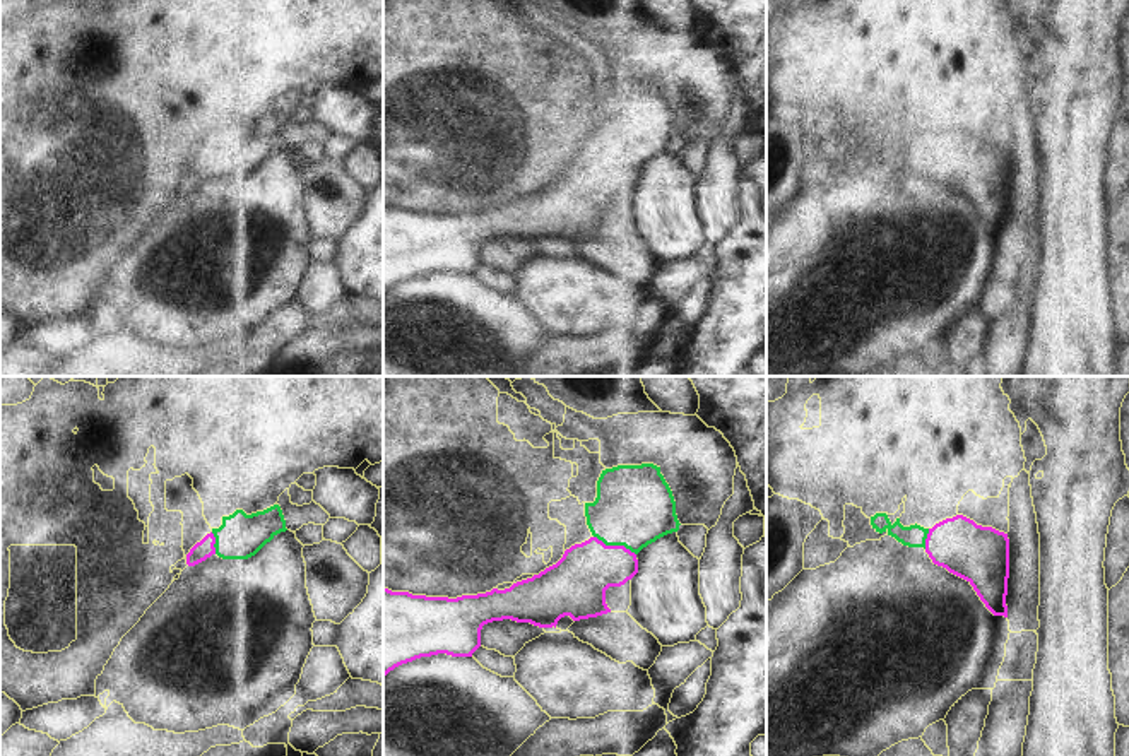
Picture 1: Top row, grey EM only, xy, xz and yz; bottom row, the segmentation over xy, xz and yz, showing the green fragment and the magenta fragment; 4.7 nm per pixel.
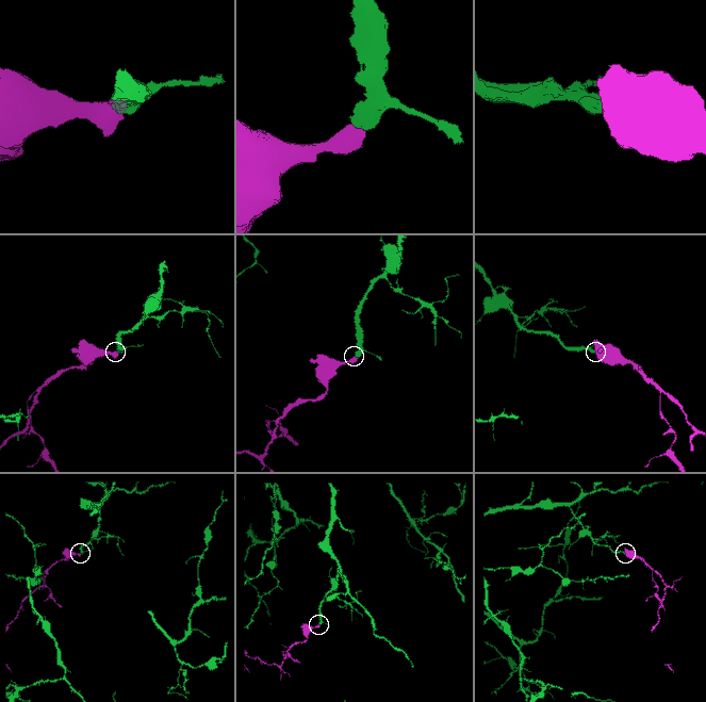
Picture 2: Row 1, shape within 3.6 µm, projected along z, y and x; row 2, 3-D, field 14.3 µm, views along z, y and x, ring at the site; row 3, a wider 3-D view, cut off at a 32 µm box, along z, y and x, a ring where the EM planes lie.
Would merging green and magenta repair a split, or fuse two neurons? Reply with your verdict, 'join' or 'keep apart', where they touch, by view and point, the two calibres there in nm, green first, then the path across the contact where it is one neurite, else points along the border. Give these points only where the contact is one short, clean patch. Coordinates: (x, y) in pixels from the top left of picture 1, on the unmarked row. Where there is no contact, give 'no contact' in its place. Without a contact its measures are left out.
join; meets green in xz at (614, 161); 360 nm thick on the green side, 280 nm on the other; runs through xz (635, 124), (623, 135), (614, 161), (579, 197)

